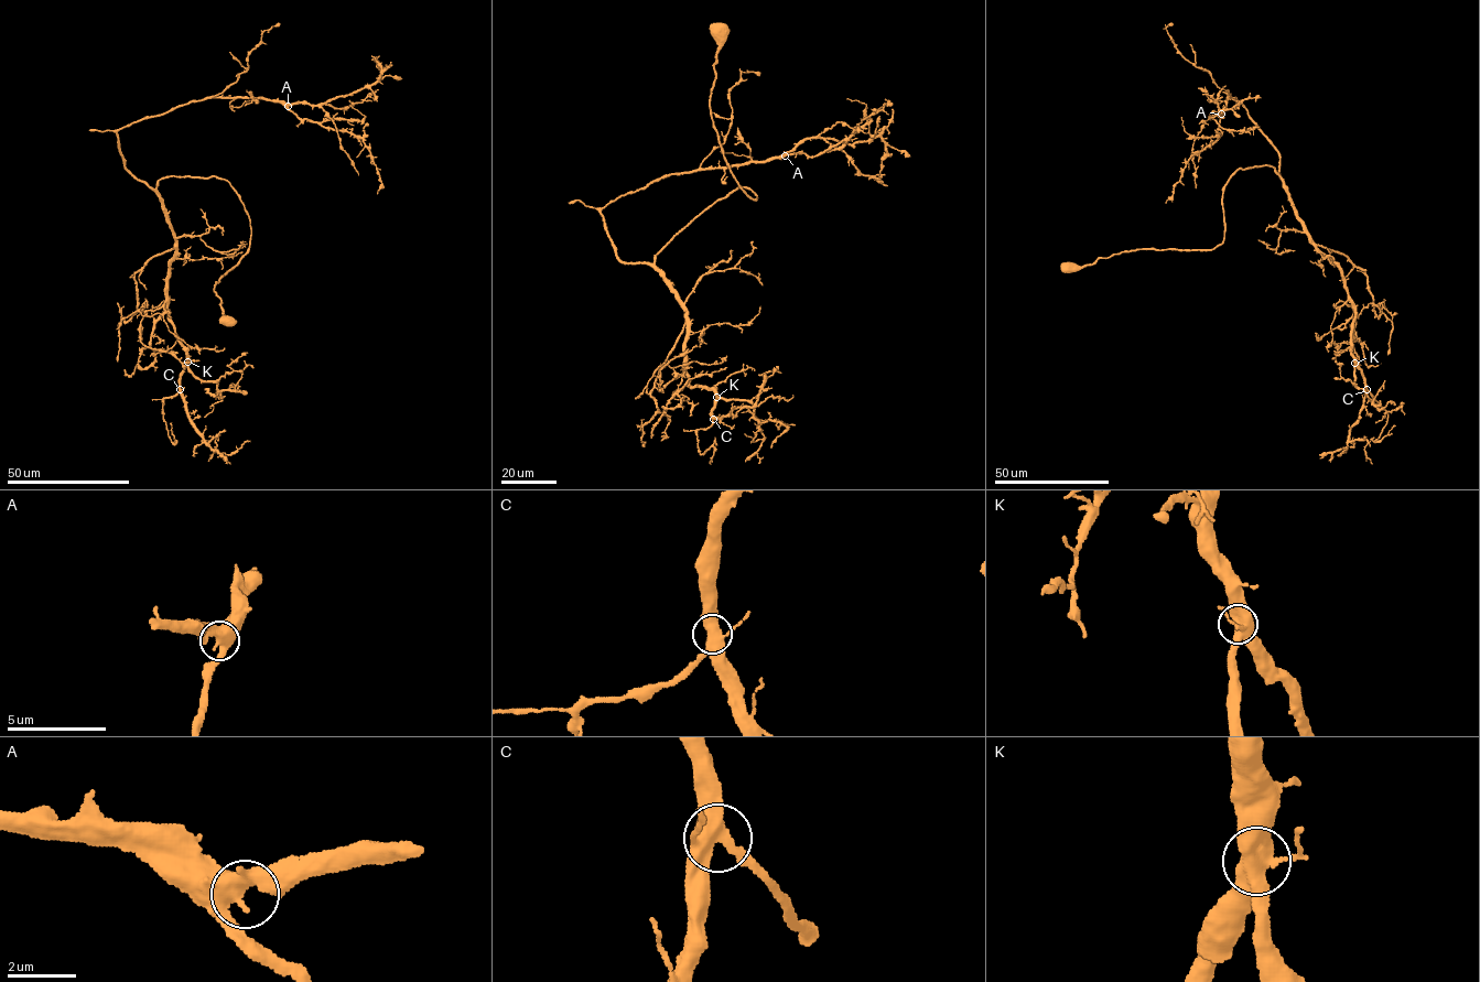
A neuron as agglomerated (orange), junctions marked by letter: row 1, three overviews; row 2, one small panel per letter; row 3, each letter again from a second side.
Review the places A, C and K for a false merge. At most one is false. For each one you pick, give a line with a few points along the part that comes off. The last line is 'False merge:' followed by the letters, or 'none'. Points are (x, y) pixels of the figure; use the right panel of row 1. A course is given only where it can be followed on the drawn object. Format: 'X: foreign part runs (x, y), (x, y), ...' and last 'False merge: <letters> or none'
False merge: none

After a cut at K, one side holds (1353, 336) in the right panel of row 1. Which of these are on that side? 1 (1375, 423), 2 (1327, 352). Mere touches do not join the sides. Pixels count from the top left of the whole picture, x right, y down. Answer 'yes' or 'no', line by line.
1: no
2: yes

